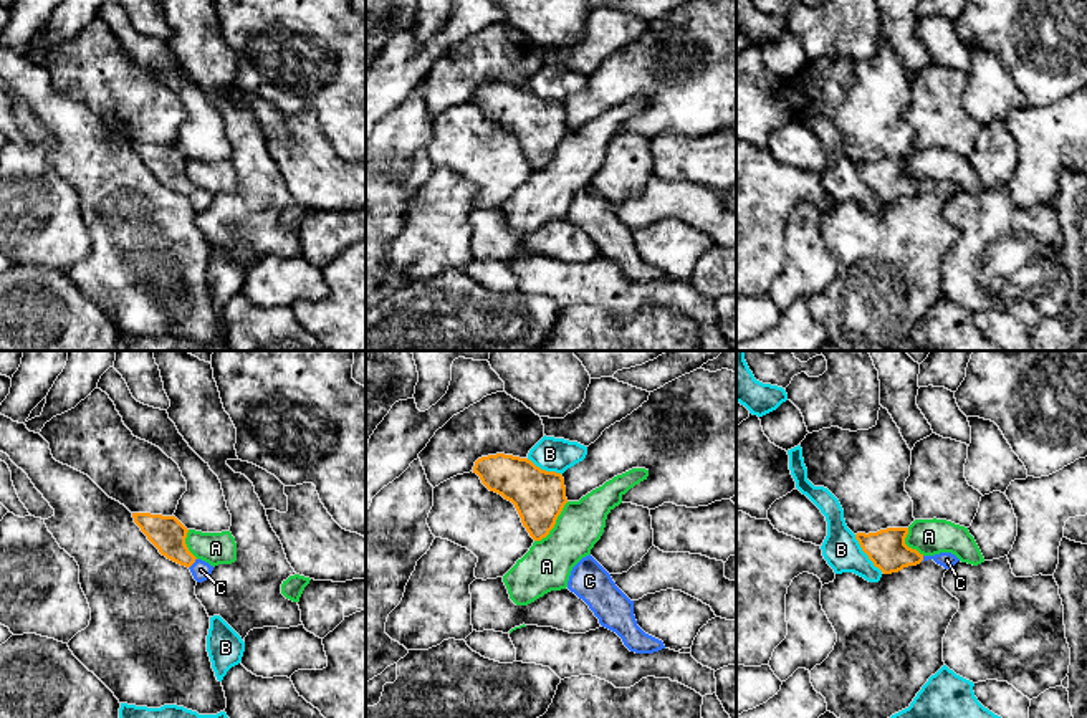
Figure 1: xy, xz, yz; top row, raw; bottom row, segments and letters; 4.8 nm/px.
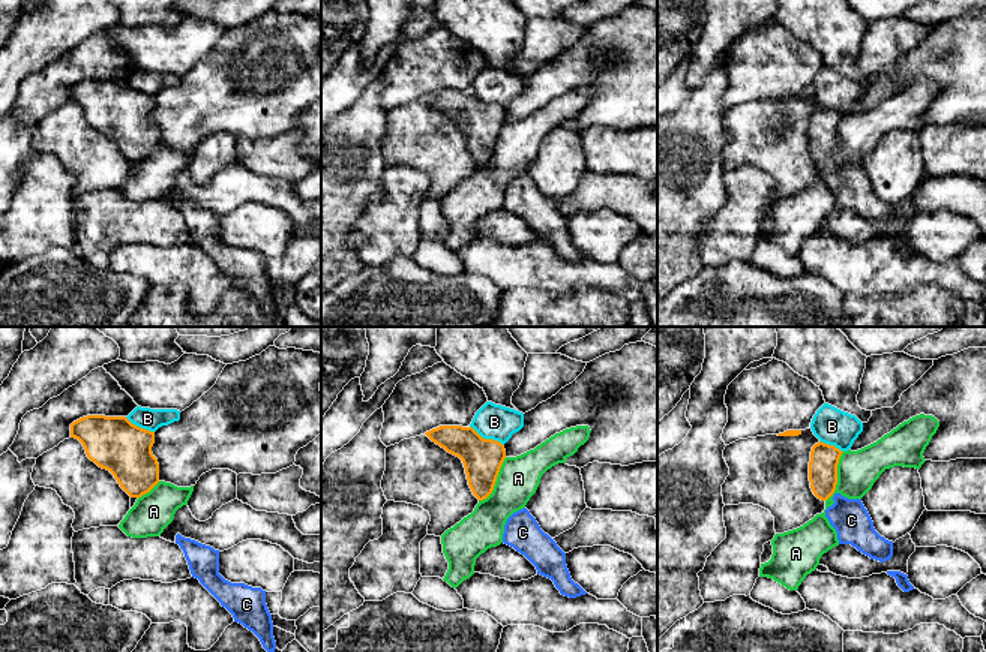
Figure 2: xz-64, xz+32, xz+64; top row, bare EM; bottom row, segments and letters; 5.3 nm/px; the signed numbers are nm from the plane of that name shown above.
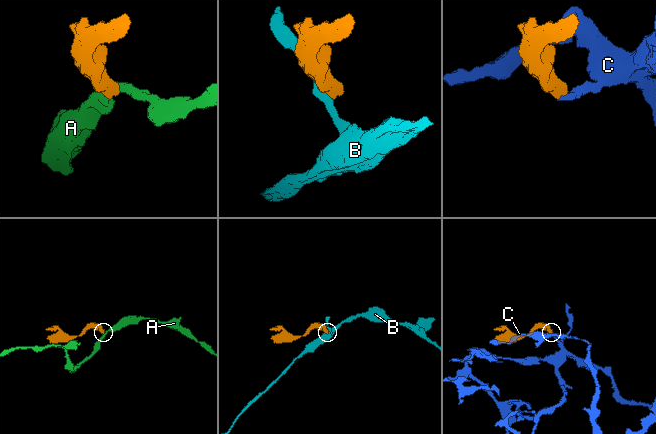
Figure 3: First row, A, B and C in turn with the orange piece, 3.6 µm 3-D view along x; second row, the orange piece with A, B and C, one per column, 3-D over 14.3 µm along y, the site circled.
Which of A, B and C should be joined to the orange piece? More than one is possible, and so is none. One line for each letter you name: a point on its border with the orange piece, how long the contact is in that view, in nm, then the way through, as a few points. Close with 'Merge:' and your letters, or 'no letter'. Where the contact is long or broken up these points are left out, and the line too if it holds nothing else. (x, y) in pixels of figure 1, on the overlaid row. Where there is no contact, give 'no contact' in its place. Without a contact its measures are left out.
C: contact xy (194, 561); length 70 nm; way xy (166, 533), (194, 561), (201, 569)
Merge: C

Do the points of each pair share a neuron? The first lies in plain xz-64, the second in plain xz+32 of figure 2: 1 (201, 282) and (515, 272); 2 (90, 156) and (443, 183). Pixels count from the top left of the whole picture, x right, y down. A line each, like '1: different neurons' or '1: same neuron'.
1: same neuron
2: same neuron

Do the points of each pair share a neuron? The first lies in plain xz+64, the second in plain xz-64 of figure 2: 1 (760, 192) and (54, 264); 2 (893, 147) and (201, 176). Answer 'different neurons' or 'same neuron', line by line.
1: different neurons
2: same neuron

